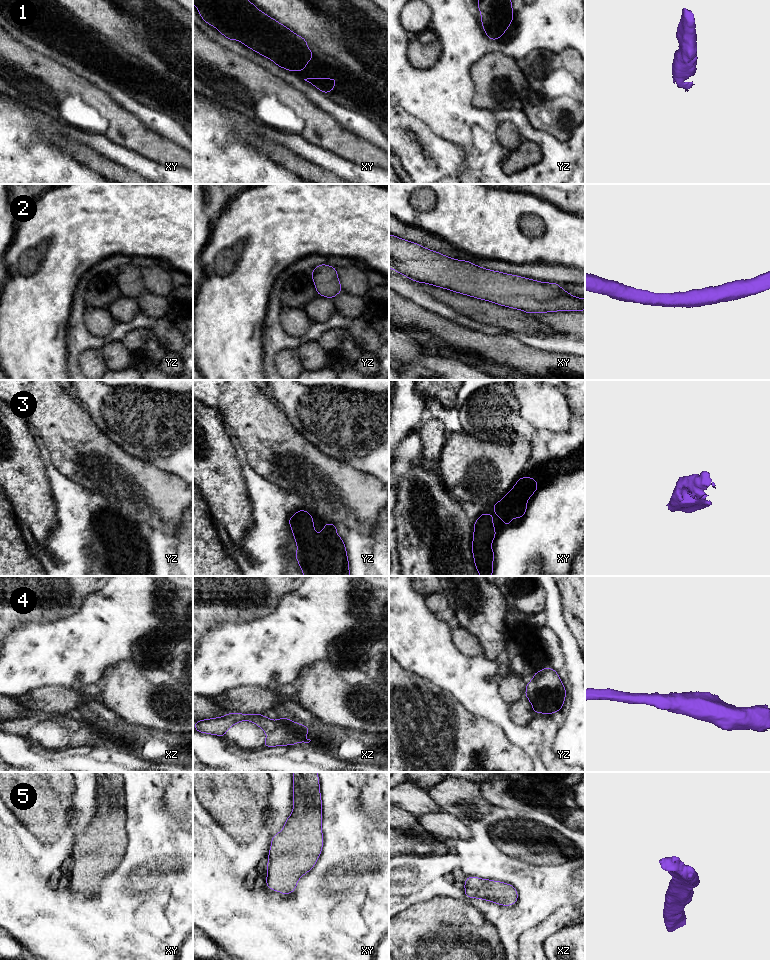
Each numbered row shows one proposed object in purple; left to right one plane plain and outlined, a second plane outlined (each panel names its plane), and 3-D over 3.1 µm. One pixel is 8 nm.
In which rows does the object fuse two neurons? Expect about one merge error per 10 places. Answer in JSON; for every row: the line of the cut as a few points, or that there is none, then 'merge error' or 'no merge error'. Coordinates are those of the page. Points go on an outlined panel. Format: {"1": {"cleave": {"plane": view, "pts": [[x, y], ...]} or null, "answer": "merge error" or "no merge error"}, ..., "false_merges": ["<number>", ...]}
{"1": {"cleave": null, "answer": "no merge error"}, "2": {"cleave": null, "answer": "no merge error"}, "3": {"cleave": null, "answer": "no merge error"}, "4": {"cleave": null, "answer": "no merge error"}, "5": {"cleave": null, "answer": "no merge error"}, "false_merges": []}

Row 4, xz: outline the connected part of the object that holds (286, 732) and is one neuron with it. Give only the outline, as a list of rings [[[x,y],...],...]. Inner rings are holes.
[[[228,713],[223,717],[195,721],[194,730],[224,737],[230,727],[241,721],[253,722],[267,734],[263,747],[287,746],[311,741],[305,738],[309,733],[309,726],[301,725],[284,716],[275,721],[262,714]]]

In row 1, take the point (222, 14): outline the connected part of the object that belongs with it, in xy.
[[[193,0],[201,18],[209,25],[215,27],[228,40],[238,40],[253,51],[272,60],[277,66],[287,71],[300,72],[311,61],[313,51],[307,48],[307,40],[295,34],[285,25],[256,8],[249,0]]]

